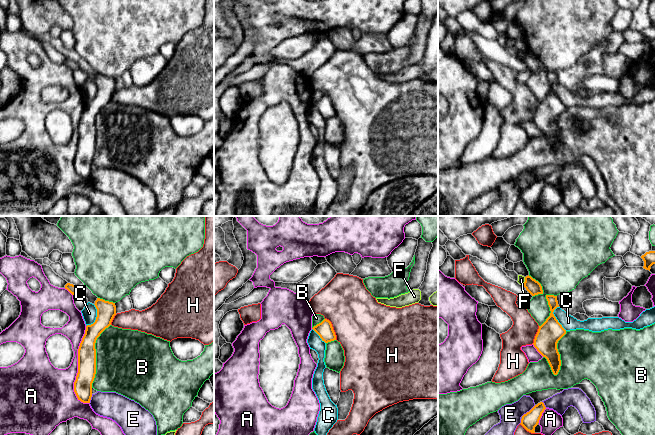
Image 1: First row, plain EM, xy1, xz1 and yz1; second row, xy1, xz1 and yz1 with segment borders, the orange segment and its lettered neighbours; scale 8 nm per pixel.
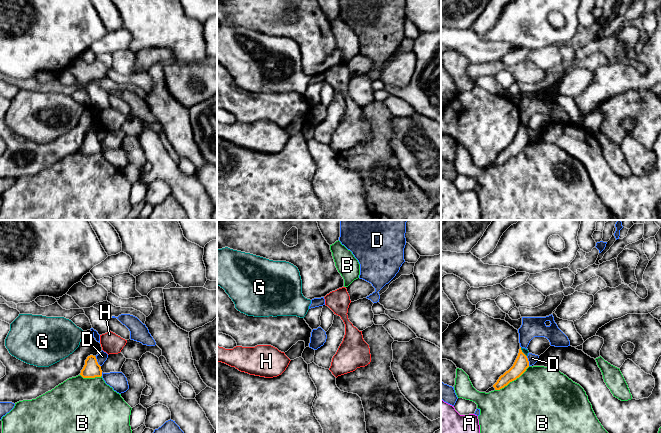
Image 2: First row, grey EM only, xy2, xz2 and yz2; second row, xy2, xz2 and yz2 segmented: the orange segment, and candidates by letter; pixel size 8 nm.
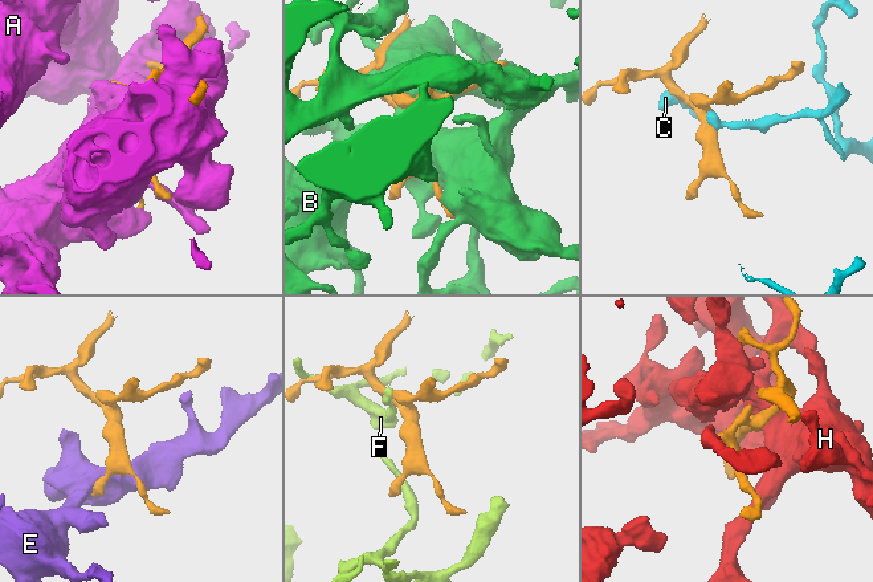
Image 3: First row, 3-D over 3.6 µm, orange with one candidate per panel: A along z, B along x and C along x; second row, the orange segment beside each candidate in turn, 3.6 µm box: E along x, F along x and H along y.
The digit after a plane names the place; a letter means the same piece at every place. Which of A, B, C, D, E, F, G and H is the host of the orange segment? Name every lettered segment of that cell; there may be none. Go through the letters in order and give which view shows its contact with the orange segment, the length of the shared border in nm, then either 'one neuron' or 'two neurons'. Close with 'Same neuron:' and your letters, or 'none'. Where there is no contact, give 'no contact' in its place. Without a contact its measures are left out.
A: meets orange in xy1; contact 600 nm long; two neurons
B: meets orange in yz1; contact 380 nm long; two neurons
C: meets orange in xy1; contact 200 nm long; two neurons
D: meets orange in yz2; contact 80 nm long; two neurons
E: meets orange in yz1; contact 150 nm long; two neurons
F: meets orange in yz1; contact 70 nm long; two neurons
G: meets orange in yz2; contact 90 nm long; one neuron
H: meets orange in xz1; contact 200 nm long; two neurons
Same neuron: G

